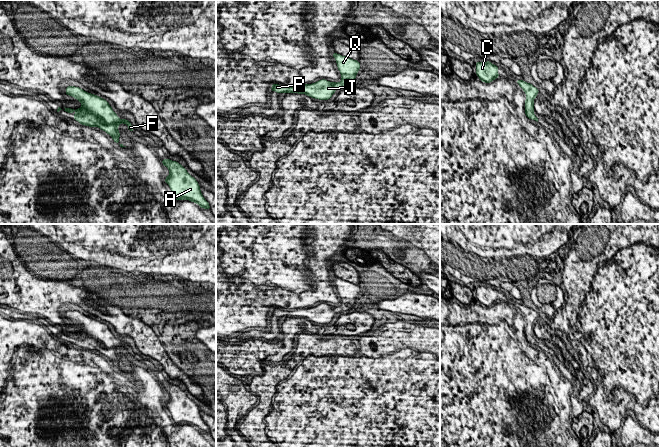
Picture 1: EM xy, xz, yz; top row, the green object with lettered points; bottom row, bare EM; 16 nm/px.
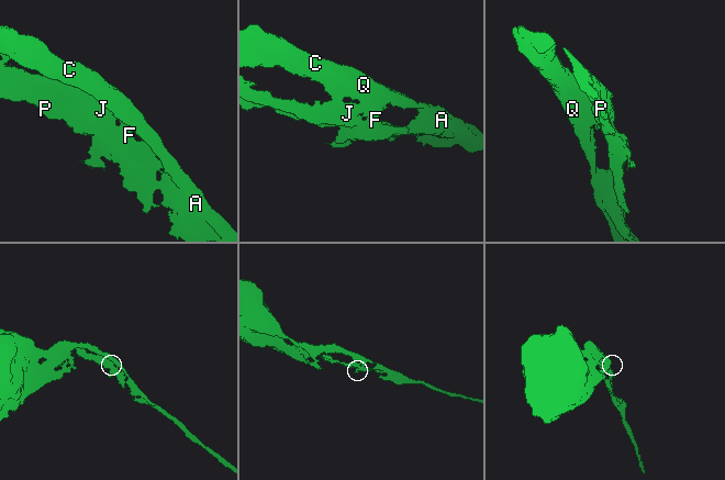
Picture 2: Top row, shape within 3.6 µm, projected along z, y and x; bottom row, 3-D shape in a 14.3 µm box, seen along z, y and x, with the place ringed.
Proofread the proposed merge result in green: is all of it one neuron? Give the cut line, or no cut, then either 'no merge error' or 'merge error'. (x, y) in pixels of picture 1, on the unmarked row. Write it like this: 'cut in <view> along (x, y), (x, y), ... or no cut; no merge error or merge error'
no cut; no merge error

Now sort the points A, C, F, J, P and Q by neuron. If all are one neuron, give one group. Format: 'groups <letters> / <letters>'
groups A C F J P Q

